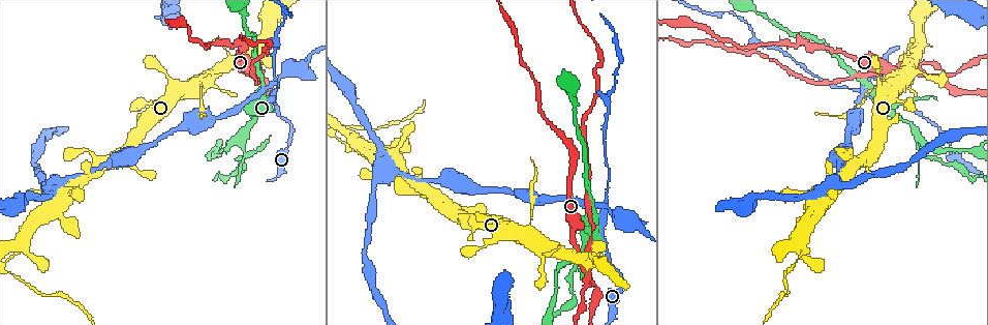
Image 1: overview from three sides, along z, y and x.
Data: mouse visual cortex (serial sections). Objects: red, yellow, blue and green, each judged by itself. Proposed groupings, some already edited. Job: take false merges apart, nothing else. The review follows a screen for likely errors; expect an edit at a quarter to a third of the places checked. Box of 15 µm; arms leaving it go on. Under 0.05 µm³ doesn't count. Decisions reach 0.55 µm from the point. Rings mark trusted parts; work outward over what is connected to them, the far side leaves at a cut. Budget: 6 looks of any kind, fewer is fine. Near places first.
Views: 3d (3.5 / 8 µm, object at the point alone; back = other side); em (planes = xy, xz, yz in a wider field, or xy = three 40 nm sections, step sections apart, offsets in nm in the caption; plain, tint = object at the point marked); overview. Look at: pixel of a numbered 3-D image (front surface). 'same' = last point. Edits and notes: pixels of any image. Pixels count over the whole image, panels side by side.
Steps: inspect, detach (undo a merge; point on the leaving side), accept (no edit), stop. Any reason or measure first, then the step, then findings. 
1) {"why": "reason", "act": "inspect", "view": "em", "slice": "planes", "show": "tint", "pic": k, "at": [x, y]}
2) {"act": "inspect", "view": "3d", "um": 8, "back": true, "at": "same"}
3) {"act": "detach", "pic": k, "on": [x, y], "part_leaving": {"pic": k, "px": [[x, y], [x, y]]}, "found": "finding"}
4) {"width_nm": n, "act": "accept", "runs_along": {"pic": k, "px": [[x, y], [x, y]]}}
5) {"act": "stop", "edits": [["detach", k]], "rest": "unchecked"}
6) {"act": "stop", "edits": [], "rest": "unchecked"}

{"why": "sharp bend", "act": "inspect", "view": "3d", "um": 8, "pic": 1, "at": [200, 84]}

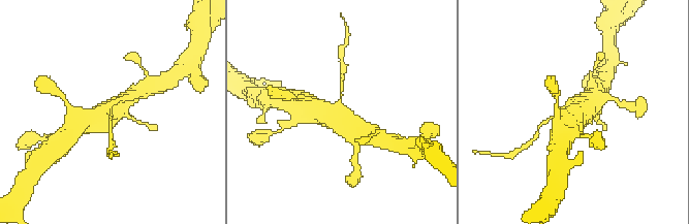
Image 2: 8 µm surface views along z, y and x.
{"act": "inspect", "view": "3d", "um": 3.5, "pic": 2, "at": [107, 111]}

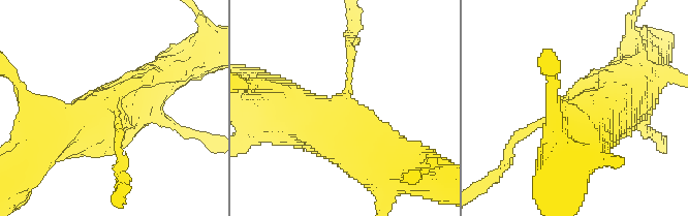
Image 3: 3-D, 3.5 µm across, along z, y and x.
{"act": "accept", "found": "all the same cell"}

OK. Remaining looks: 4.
{"why": "four arms meet", "act": "inspect", "view": "3d", "um": 3.5, "pic": 1, "at": [921, 69]}

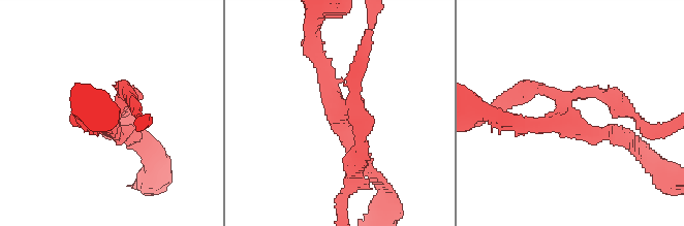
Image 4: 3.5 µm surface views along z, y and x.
{"arms": 4, "arm_widths_nm": [150, 200, 200, 200], "why": "shape alone is not enough", "act": "inspect", "view": "em", "slice": "planes", "show": "tint", "pic": 4, "at": [335, 106]}

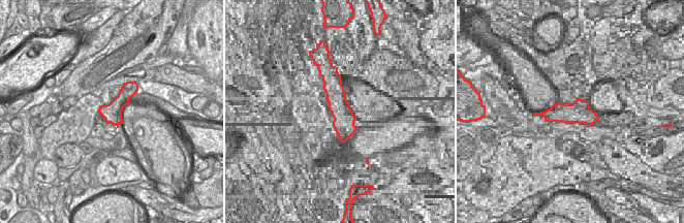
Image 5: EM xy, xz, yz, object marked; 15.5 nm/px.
{"act": "detach", "pic": 4, "on": [522, 93], "part_leaving": {"pic": 4, "px": [[355, 103], [359, 64], [371, 27]]}, "found": "two cells meet here"}

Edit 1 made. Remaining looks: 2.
{"why": "narrows sharply", "act": "inspect", "view": "3d", "um": 3.5, "pic": 1, "at": [271, 86]}

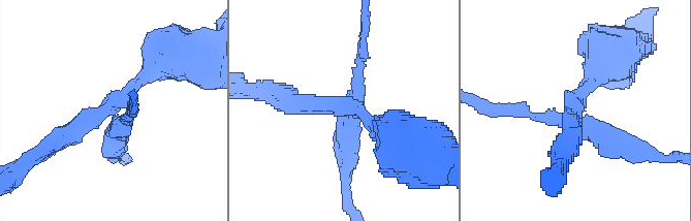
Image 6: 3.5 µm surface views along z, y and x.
{"arms": 4, "arm_widths_nm": [150, 150, 300, 300], "why": "need the tissue", "act": "inspect", "view": "em", "slice": "xy", "step": 3, "show": "tint", "pic": 6, "at": [580, 111]}

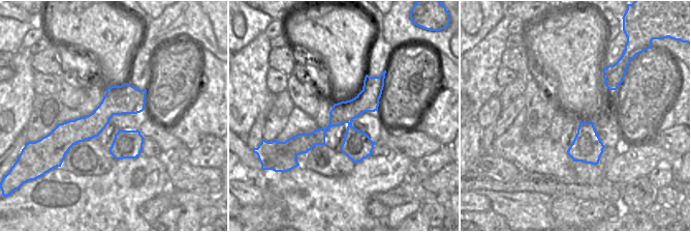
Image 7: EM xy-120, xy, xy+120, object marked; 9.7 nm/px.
{"act": "accept", "runs_along": {"pic": 6, "px": [[344, 160], [347, 116], [284, 97]]}, "found": "all the same cell"}

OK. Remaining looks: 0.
{"act": "stop", "edits": [["detach", 4]], "rest": "unchecked"}

